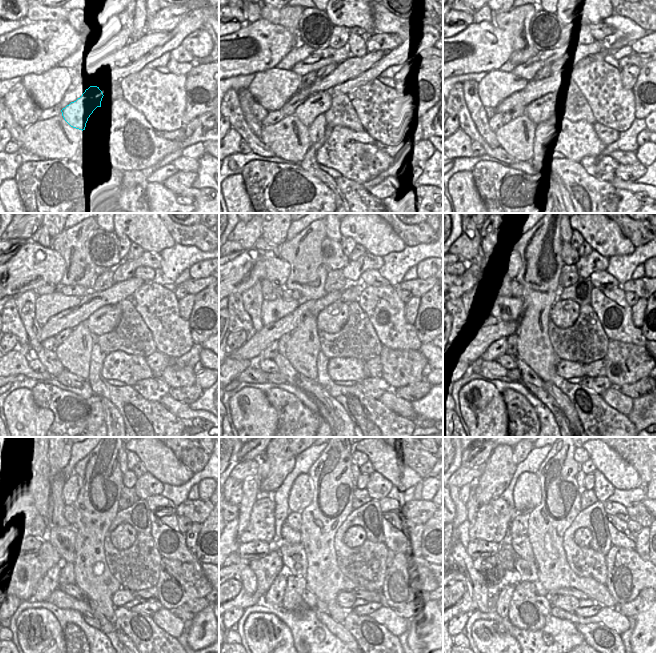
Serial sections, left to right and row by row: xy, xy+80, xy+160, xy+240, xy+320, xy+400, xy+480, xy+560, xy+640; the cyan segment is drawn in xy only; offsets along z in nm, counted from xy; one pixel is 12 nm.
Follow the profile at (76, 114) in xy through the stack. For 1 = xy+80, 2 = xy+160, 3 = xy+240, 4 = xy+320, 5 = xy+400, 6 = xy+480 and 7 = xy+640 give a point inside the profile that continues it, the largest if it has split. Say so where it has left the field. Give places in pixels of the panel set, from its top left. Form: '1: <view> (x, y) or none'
1: xy+80 (319, 103)
2: xy+160 (538, 110)
3: xy+240 (104, 320)
4: xy+320 (332, 319)
5: xy+400 (564, 313)
6: xy+480 (123, 537)
7: xy+640 (582, 536)

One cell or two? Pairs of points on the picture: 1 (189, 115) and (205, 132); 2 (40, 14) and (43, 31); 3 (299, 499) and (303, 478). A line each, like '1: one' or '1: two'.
1: two
2: two
3: one

